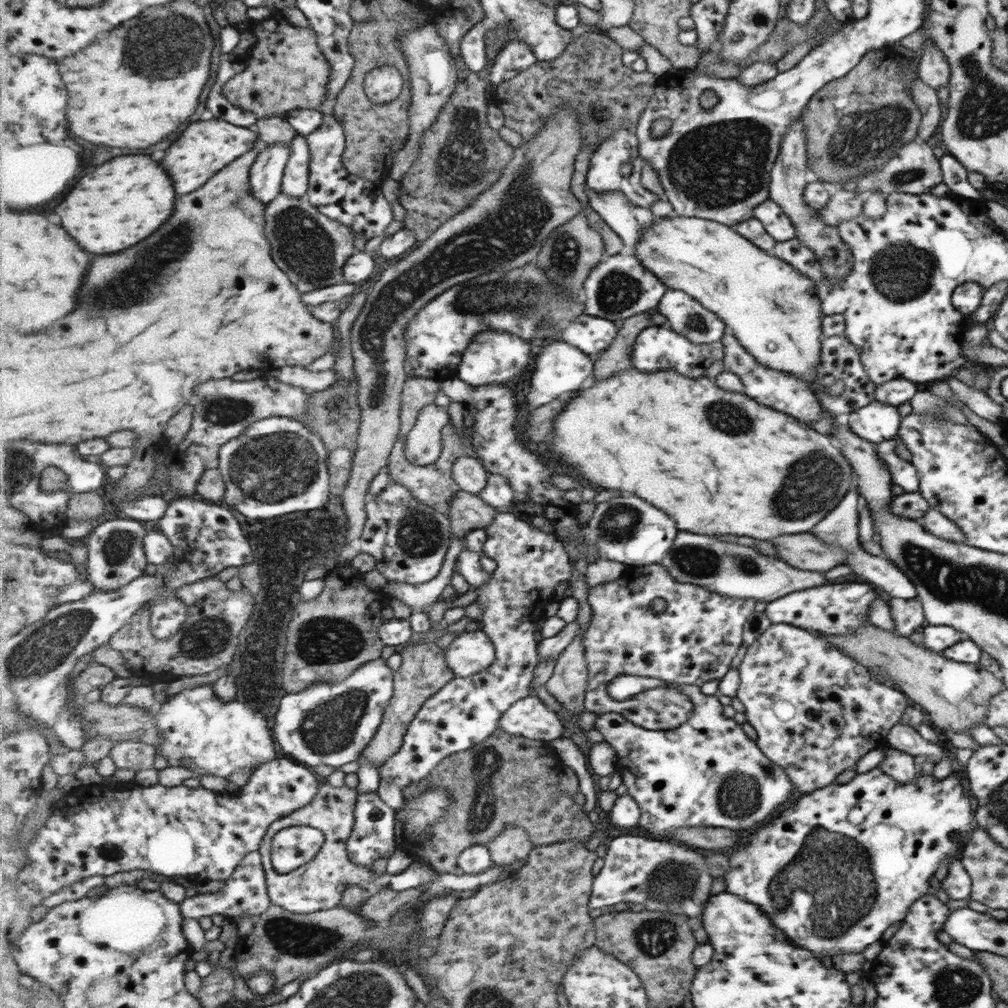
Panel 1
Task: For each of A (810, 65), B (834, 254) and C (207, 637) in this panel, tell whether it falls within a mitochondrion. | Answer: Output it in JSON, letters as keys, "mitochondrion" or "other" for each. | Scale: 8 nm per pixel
{"A":"other","B":"other","C":"mitochondrion"}

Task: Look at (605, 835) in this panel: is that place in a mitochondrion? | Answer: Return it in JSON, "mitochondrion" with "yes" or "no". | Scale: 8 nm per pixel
{"mitochondrion":"no"}

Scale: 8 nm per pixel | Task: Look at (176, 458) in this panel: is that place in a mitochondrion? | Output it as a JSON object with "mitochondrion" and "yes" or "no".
{"mitochondrion":"no"}

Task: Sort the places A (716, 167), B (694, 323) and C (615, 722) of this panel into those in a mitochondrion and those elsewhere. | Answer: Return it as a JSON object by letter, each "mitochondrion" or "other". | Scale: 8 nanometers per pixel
{"A":"mitochondrion","B":"mitochondrion","C":"other"}

